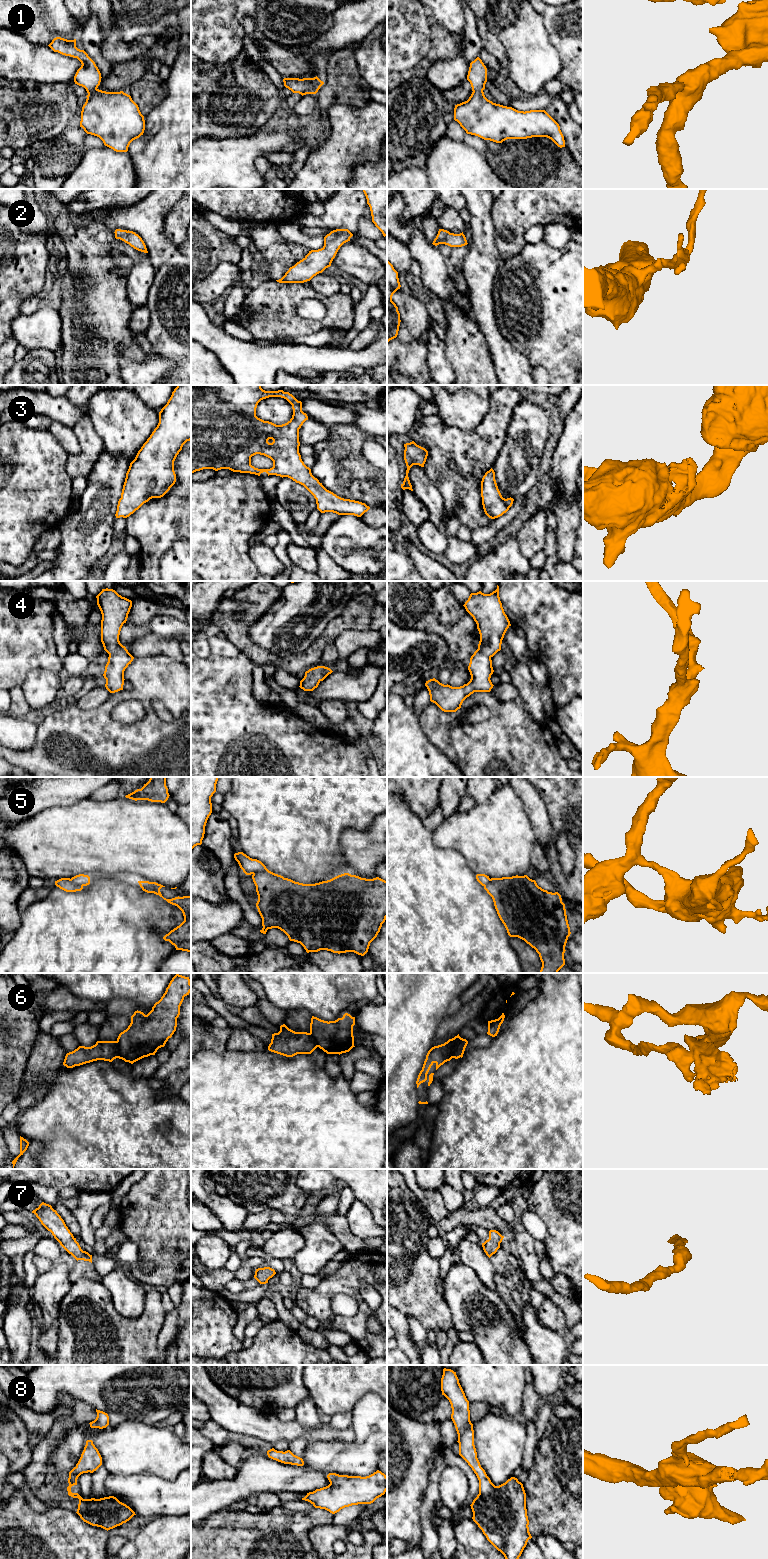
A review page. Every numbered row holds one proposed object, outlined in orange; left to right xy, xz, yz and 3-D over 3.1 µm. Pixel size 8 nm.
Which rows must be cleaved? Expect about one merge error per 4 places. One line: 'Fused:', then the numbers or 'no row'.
Fused: 5, 6

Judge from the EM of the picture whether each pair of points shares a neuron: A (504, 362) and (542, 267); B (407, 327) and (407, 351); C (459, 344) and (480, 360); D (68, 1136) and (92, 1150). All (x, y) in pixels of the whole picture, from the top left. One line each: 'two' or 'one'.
A: two
B: two
C: one
D: one

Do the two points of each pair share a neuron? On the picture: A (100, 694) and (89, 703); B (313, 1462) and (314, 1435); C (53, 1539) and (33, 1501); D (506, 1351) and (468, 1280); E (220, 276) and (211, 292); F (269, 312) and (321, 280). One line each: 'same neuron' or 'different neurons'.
A: same neuron
B: different neurons
C: different neurons
D: same neuron
E: same neuron
F: different neurons

